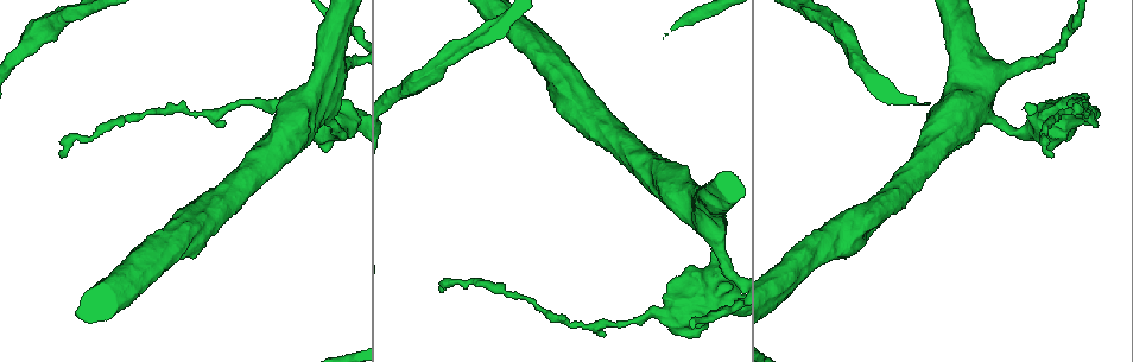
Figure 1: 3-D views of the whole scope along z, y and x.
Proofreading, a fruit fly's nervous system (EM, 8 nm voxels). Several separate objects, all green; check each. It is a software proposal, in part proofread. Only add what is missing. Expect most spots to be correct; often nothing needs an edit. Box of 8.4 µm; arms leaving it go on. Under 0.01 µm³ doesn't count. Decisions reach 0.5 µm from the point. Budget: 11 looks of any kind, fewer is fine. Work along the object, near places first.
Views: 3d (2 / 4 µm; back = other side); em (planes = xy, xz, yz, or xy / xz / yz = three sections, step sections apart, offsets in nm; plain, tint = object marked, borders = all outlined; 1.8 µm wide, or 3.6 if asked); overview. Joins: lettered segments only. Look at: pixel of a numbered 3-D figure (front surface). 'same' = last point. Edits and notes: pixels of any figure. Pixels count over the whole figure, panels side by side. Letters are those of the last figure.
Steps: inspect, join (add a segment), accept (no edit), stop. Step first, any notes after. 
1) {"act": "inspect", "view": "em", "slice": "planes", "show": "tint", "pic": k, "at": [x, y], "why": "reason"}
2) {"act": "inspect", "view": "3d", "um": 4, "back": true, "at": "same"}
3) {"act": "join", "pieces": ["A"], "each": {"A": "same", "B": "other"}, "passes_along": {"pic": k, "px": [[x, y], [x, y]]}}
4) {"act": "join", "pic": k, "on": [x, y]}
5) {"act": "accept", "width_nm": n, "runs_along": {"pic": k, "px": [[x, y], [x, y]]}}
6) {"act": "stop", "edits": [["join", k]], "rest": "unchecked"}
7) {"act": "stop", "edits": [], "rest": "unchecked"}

{"act": "inspect", "view": "em", "um": 3.6, "slice": "planes", "show": "borders", "pic": 1, "at": [322, 85]}

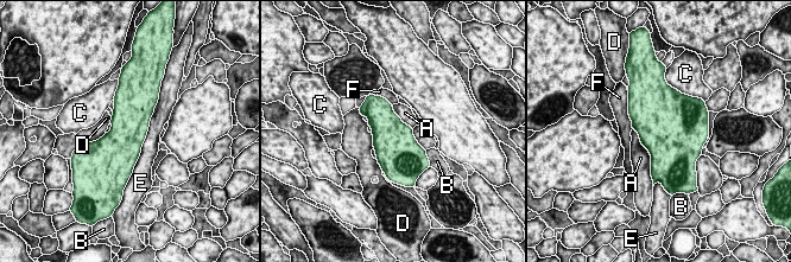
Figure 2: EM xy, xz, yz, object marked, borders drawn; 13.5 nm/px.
{"act": "accept", "longest_contact_nm": ["E", 1000], "each": {"A": "other", "B": "other", "C": "other", "D": "other", "E": "other", "F": "other"}, "found": "none of them fits"}

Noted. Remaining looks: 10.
{"act": "inspect", "view": "3d", "um": 4, "pic": 1, "at": [1087, 95], "why": "an open end"}

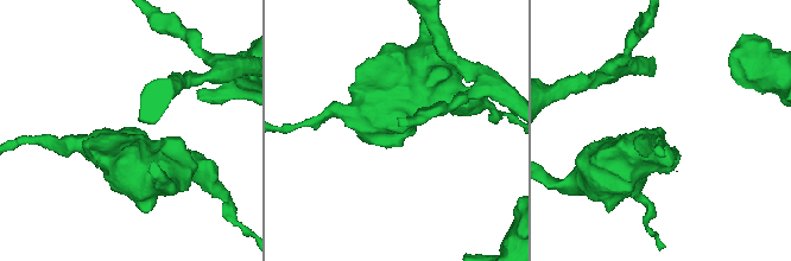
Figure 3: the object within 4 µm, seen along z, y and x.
{"act": "inspect", "view": "em", "um": 3.6, "slice": "planes", "show": "plain", "pic": 3, "at": [138, 132]}

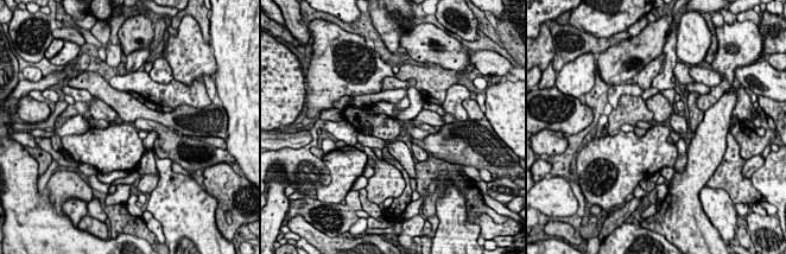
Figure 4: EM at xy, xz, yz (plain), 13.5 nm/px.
{"act": "inspect", "view": "em", "um": 3.6, "slice": "planes", "show": "borders", "at": "same", "why": "what lies round it"}

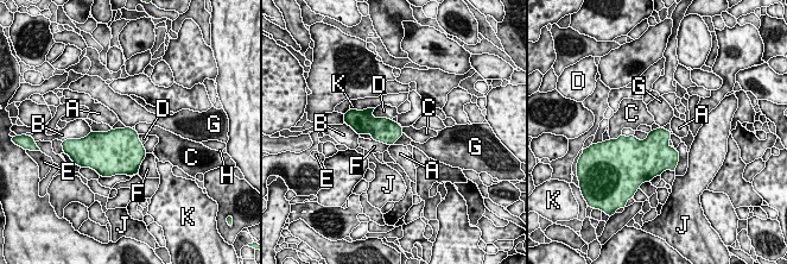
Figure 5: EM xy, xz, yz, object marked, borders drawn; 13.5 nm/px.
{"act": "accept", "each": {"A": "other", "B": "other", "C": "other", "D": "other", "E": "other", "F": "other", "G": "other", "H": "other", "J": "other", "K": "other"}, "found": "no lettered segment goes on from it"}

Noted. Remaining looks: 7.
{"act": "inspect", "view": "em", "slice": "planes", "show": "borders", "pic": 1, "at": [197, 114], "why": "narrows sharply"}

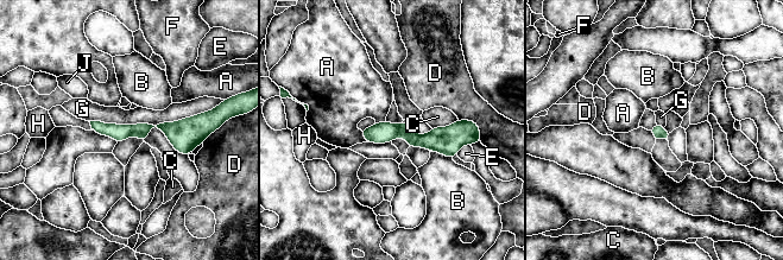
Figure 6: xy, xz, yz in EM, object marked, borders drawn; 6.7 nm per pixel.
{"act": "accept", "each": {"A": "other", "B": "other", "C": "other", "D": "other", "E": "other", "F": "other", "G": "other", "H": "other", "J": "other"}, "runs_along": {"pic": 6, "px": [[94, 124], [106, 130], [197, 126]]}, "found": "none of them fits"}

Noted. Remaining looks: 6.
{"act": "inspect", "view": "em", "slice": "planes", "show": "borders", "pic": 1, "at": [62, 156], "why": "thin end"}

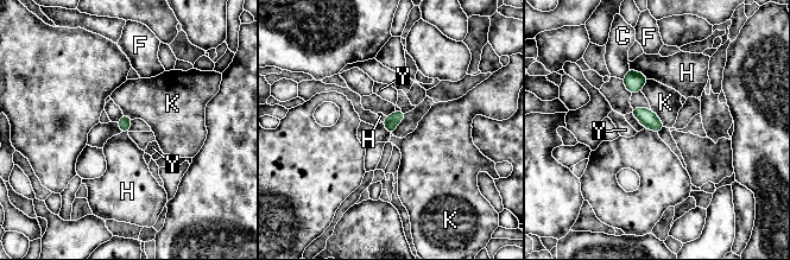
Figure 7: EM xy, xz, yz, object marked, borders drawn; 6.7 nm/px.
{"act": "accept", "each": {"C": "other", "F": "other", "H": "other", "K": "other", "Y": "other"}, "border": {"pic": 7, "px": [[651, 108], [665, 126]]}, "found": "none of them fits"}

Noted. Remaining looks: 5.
{"act": "stop", "edits": [], "rest": "unchecked"}

